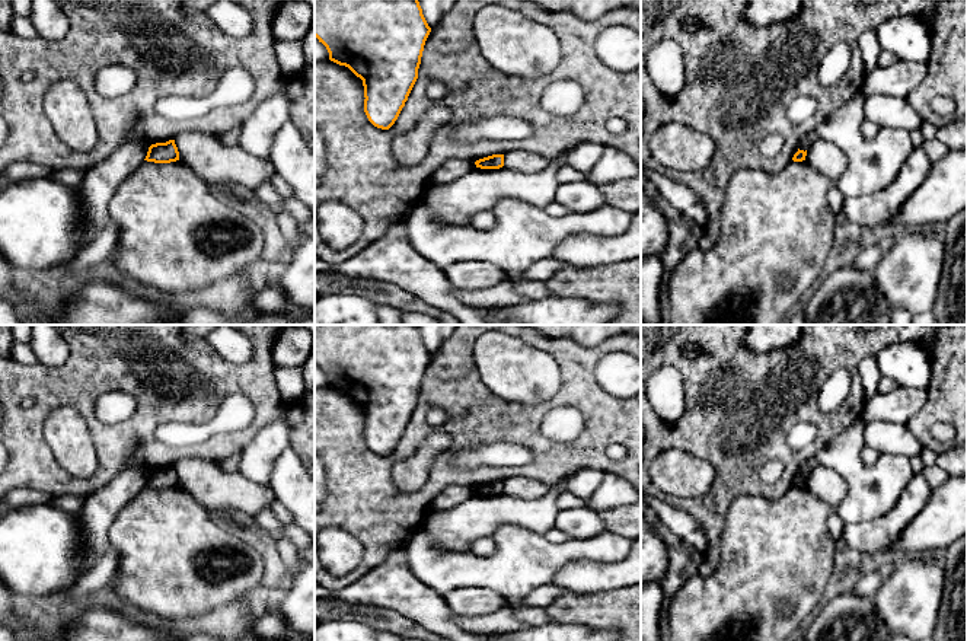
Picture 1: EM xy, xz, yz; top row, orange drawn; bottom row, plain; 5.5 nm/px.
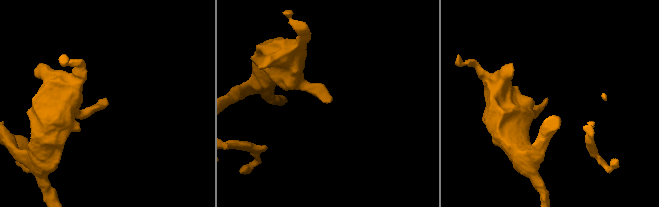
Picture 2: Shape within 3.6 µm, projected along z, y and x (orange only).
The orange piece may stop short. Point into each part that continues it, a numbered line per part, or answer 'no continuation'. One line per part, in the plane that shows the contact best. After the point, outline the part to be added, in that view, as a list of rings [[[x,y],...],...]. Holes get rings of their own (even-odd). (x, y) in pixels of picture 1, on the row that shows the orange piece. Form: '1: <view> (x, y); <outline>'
no continuation

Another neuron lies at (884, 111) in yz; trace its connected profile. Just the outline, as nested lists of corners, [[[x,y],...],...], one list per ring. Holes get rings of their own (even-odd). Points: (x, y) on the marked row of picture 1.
[[[867,95],[864,99],[865,118],[881,128],[901,128],[912,131],[922,125],[919,114],[906,98],[887,95]]]

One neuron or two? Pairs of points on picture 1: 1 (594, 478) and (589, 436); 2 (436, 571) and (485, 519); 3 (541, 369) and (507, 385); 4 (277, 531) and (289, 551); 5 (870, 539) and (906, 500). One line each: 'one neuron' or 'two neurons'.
1: two neurons
2: two neurons
3: one neuron
4: one neuron
5: one neuron

